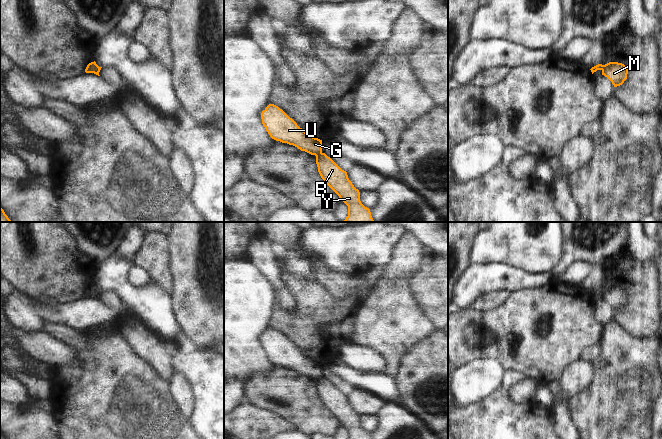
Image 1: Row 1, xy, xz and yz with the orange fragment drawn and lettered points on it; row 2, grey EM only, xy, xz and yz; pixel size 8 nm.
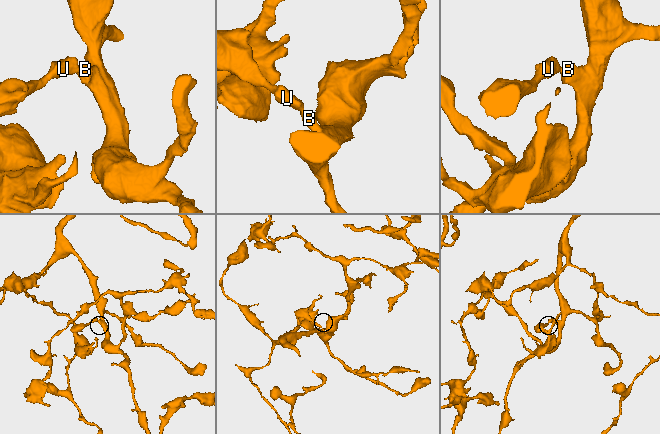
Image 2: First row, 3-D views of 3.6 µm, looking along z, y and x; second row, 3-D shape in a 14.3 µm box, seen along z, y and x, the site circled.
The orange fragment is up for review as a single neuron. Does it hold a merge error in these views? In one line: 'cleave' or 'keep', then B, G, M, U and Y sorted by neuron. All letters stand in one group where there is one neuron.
cleave; groups B M Y / G U

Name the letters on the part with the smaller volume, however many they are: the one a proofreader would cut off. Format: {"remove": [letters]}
{"remove": ["G", "U"]}

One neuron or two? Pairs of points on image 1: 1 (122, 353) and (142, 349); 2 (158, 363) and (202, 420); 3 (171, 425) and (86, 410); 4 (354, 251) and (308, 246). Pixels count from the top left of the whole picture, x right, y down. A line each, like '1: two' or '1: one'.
1: two
2: two
3: one
4: one

